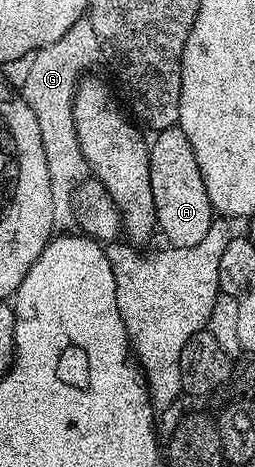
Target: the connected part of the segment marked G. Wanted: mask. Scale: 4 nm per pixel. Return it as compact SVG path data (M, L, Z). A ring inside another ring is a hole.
M87 17L76 21L63 38L36 51L33 68L25 85L19 89L24 101L31 107L39 123L43 139L44 157L47 159L48 177L51 179L52 223L54 232L70 234L76 228L73 211L73 192L88 178L86 157L79 147L73 119L73 99L81 78L97 61L100 62L101 44Z

